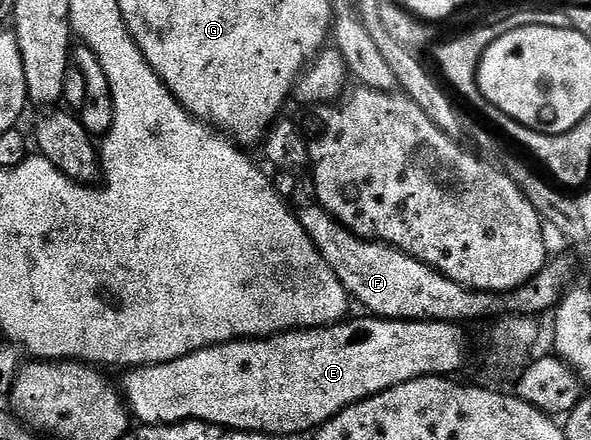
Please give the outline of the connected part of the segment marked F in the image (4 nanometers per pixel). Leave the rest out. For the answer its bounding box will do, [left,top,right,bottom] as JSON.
[297,203,572,324]

